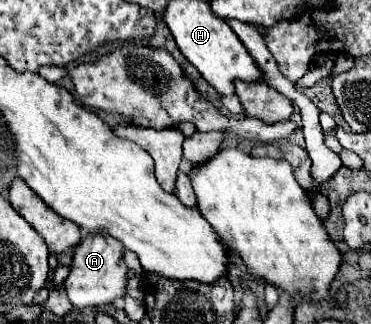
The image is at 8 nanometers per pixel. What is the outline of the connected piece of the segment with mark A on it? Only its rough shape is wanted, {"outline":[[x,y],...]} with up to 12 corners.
{"outline":[[104,232],[76,246],[64,282],[76,308],[126,296],[122,242]]}

